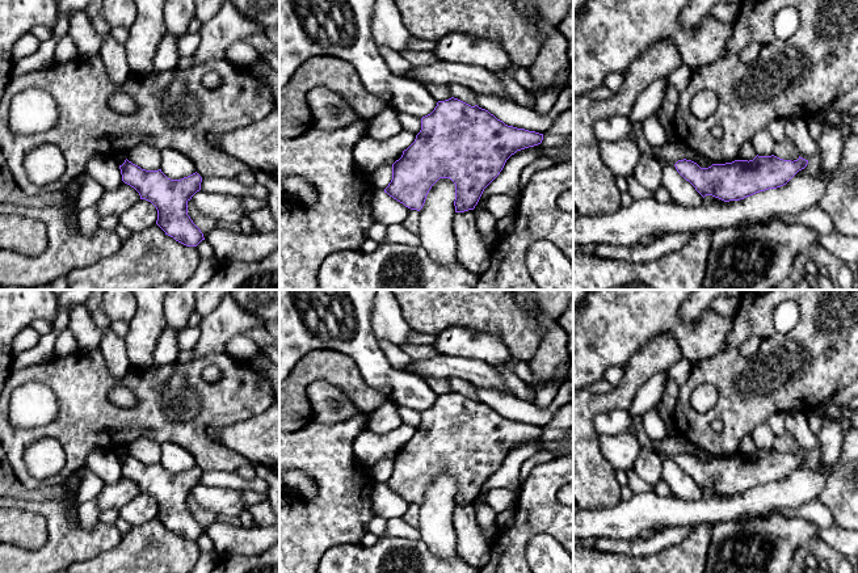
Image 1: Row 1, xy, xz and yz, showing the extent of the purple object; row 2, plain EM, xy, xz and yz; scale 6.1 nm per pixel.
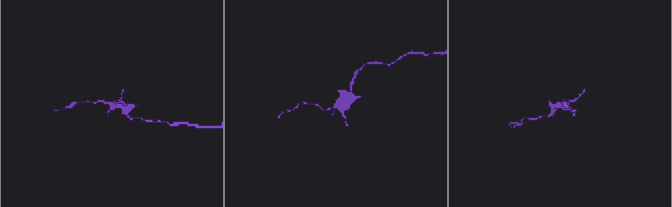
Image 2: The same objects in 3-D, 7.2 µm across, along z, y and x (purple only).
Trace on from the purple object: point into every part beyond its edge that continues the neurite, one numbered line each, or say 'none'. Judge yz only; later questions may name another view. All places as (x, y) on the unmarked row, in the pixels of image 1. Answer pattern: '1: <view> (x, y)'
none

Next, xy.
none

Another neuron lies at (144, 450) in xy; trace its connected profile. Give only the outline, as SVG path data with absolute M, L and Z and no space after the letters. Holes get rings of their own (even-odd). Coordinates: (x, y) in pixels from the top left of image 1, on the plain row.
M139 438L138 441L130 443L126 451L133 458L140 460L146 464L159 464L161 463L161 446L147 438Z

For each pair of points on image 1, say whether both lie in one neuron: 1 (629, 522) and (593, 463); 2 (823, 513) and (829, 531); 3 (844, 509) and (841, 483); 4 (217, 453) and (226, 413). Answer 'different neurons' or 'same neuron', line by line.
1: different neurons
2: same neuron
3: same neuron
4: same neuron

